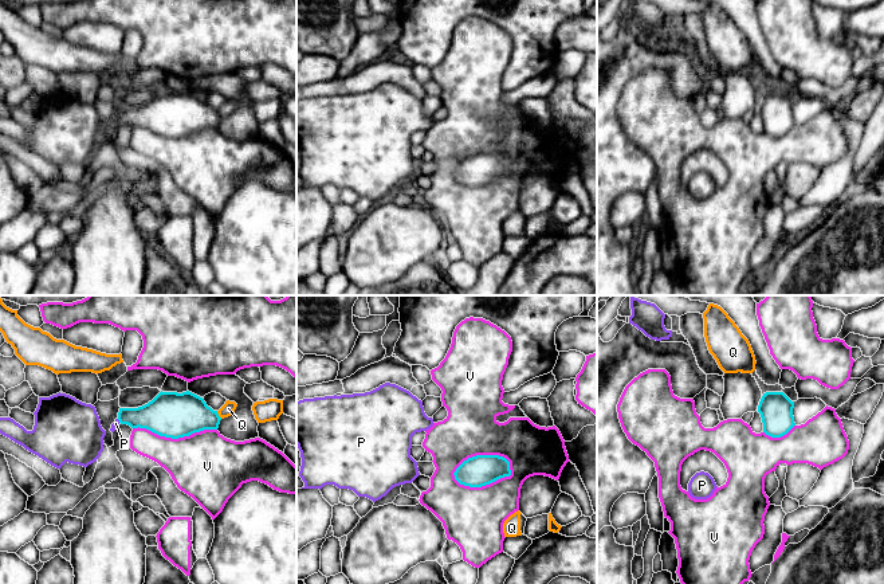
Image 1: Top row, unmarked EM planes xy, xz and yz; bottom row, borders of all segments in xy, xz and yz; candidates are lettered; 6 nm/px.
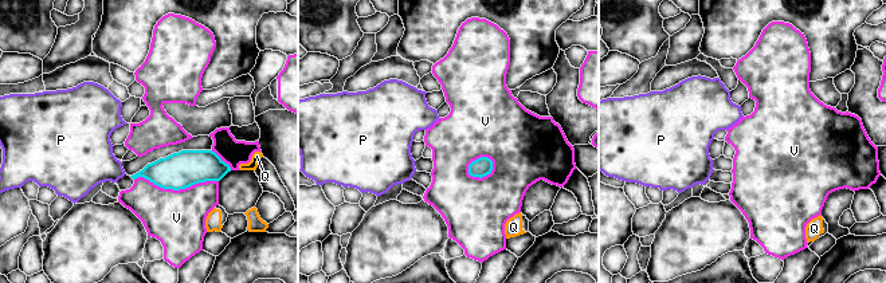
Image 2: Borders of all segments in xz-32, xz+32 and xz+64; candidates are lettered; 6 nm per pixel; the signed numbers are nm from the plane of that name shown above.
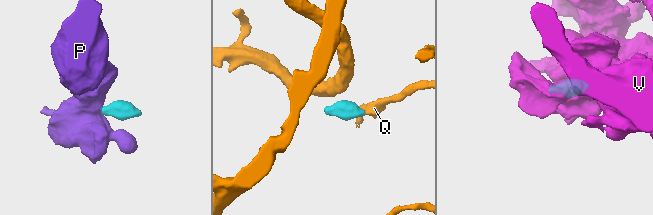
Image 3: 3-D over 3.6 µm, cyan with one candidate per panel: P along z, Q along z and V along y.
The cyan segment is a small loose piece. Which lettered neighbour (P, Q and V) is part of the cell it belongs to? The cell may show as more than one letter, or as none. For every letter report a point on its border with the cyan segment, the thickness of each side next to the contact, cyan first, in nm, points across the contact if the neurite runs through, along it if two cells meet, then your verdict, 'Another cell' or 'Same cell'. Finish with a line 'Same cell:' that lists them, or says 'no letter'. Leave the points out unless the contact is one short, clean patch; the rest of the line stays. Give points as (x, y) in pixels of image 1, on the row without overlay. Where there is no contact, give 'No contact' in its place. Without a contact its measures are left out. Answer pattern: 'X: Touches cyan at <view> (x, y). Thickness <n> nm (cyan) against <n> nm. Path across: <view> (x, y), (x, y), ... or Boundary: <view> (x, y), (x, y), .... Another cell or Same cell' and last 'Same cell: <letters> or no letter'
P: Touches cyan at xy (118, 118). Thickness 200 nm (cyan) against 40 nm. Path across: xy (160, 114), (125, 116), (118, 118), (116, 122). Same cell
Q: Touches cyan at xy (217, 114). Thickness 280 nm (cyan) against 80 nm. Boundary: xy (216, 110), (222, 117). Another cell
V: Touches cyan at xz (482, 184). Thickness 190 nm (cyan) against 360 nm. Another cell
Same cell: P

